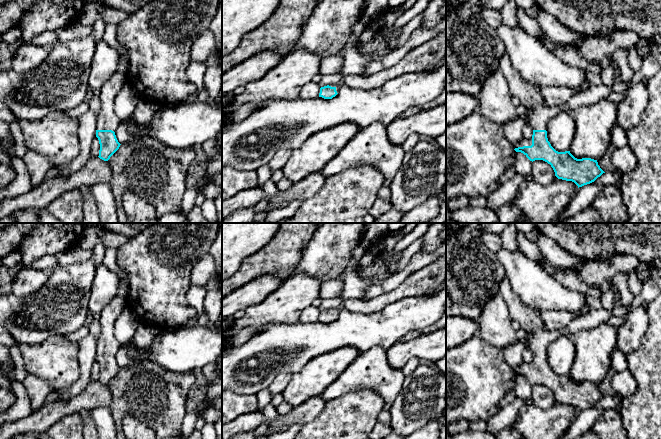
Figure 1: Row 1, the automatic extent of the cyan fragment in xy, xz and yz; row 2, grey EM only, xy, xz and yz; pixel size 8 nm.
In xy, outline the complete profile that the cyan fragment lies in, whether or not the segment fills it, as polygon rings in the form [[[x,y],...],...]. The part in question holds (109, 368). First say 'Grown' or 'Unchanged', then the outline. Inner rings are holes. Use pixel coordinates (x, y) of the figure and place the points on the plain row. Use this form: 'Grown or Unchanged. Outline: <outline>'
Grown. Outline: [[[116,296],[98,315],[101,334],[96,344],[96,361],[100,368],[98,381],[104,385],[108,385],[121,369],[115,359],[121,344],[114,335],[114,326],[126,305],[125,299]]]

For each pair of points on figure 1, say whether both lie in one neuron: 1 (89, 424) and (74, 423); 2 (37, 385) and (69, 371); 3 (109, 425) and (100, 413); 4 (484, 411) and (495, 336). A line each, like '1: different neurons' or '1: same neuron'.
1: different neurons
2: different neurons
3: same neuron
4: different neurons

